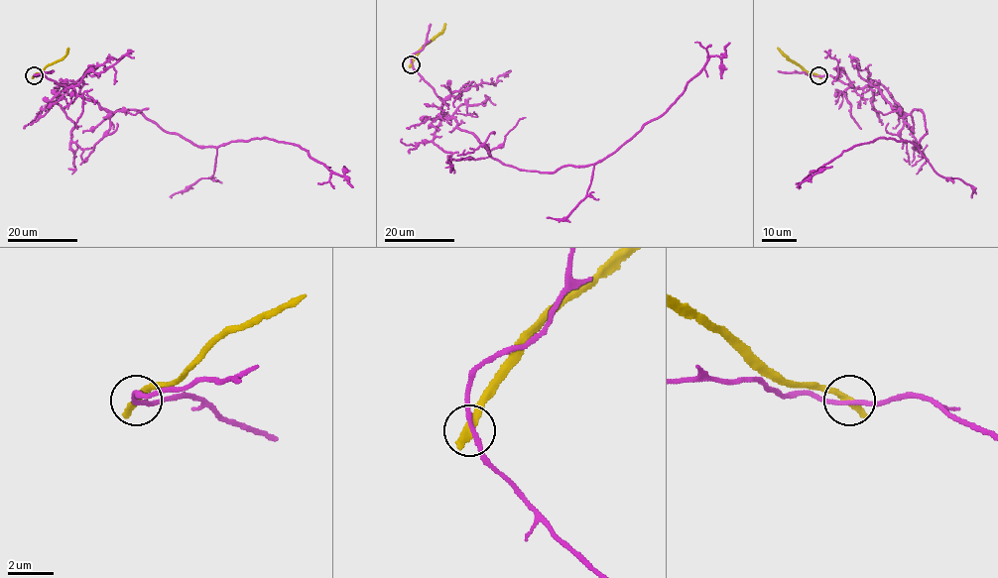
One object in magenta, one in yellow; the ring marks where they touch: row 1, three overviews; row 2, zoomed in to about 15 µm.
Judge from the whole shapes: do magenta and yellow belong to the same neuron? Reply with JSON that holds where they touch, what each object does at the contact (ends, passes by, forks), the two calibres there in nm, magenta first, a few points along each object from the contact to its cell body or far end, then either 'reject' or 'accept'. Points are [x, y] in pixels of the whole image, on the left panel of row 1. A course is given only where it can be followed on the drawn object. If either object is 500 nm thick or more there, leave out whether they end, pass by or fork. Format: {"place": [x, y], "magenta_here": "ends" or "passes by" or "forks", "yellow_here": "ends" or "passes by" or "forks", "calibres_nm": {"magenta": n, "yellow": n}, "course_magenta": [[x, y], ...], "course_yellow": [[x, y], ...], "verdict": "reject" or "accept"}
{"place": [34, 75], "magenta_here": "passes by", "yellow_here": "ends", "calibres_nm": {"magenta": 200, "yellow": 400}, "course_magenta": [[34, 75], [198, 146], [267, 138], [334, 173], [343, 166]], "course_yellow": [[34, 75], [62, 59], [68, 48]], "verdict": "reject"}

